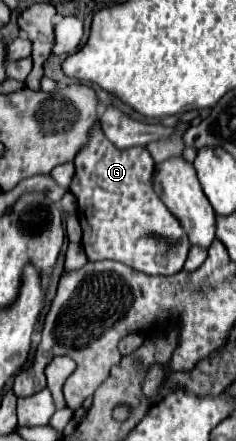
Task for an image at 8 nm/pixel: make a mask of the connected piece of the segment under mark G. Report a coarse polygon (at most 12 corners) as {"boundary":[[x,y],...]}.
{"boundary":[[95,124],[75,156],[83,248],[145,274],[189,254],[145,146]]}

